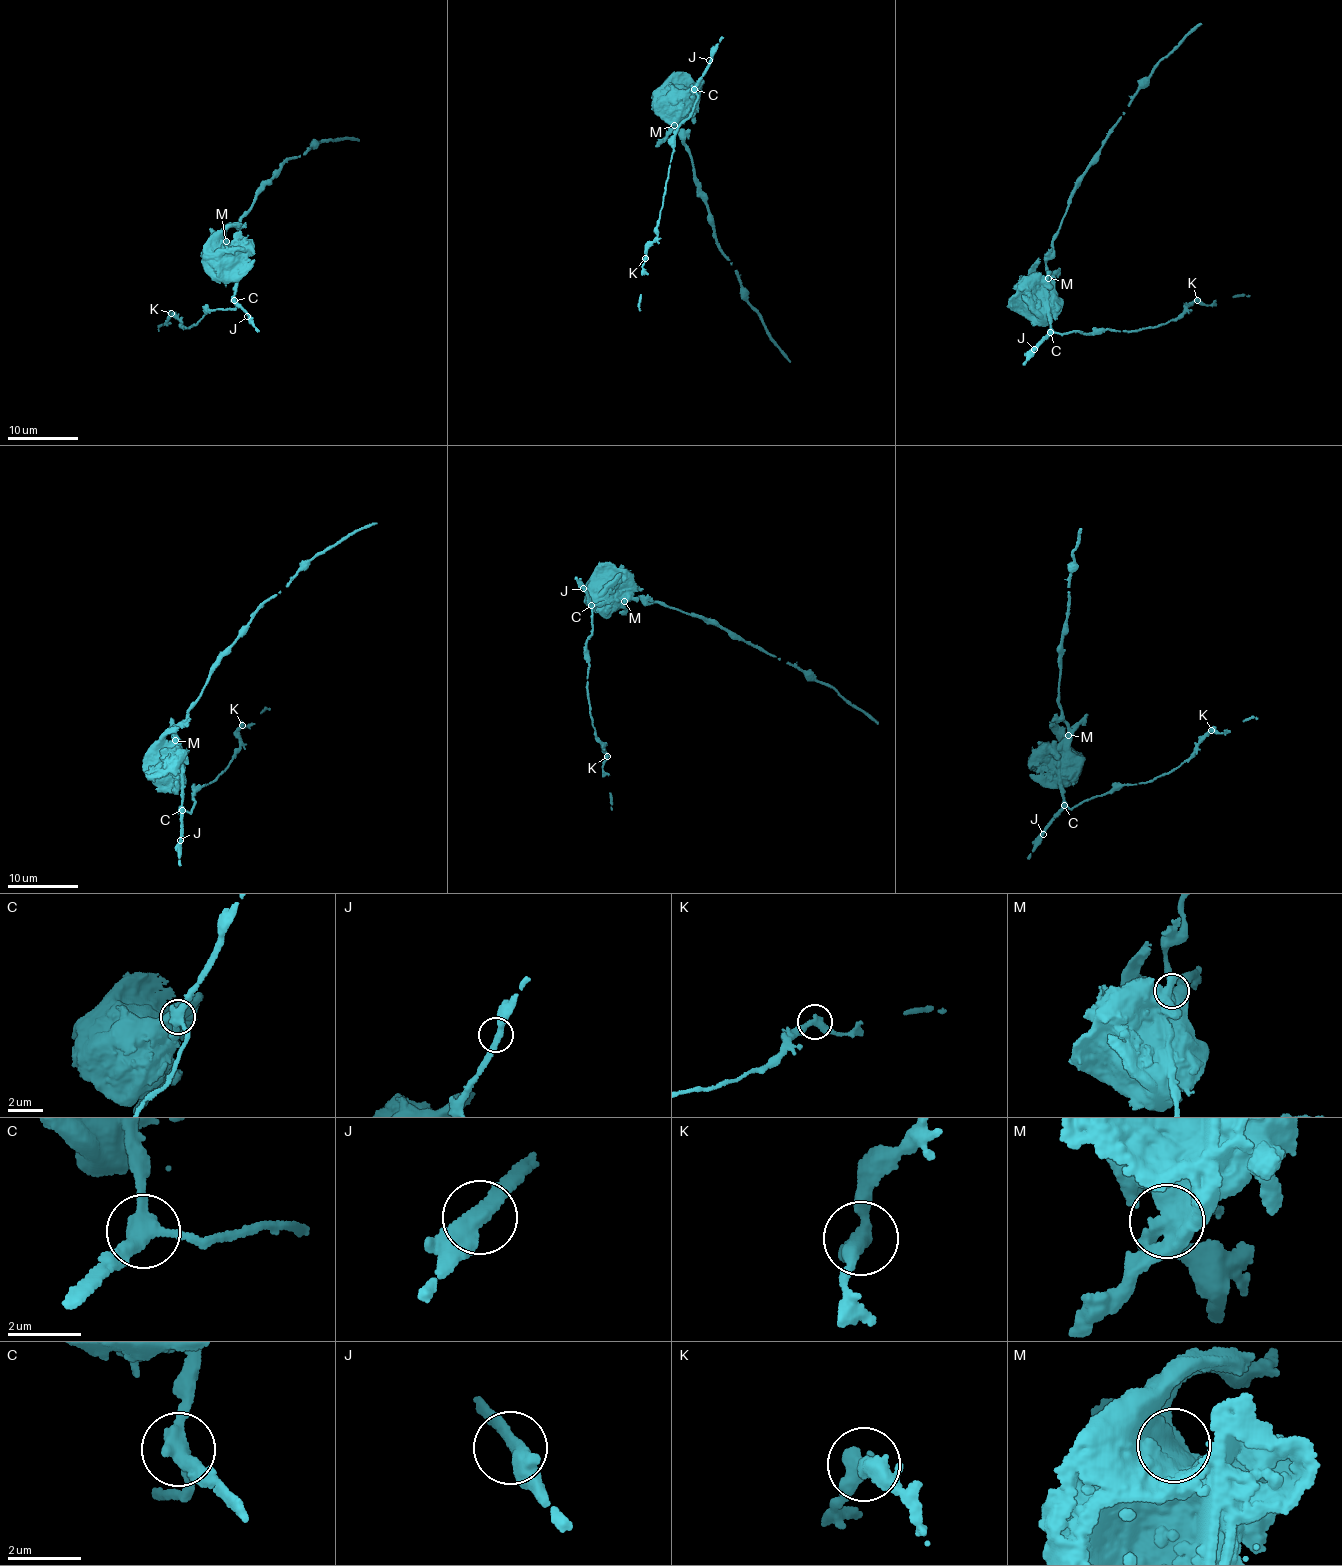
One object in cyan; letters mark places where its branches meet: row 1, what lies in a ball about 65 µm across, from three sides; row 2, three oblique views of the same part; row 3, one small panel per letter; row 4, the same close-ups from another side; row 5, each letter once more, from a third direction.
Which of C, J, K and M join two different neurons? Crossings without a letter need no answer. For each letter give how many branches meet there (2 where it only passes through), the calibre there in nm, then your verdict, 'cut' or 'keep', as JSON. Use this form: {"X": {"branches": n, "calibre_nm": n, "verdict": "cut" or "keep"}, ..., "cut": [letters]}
{"C": {"branches": 3, "calibre_nm": 400, "verdict": "keep"}, "J": {"branches": 2, "calibre_nm": 380, "verdict": "keep"}, "K": {"branches": 2, "calibre_nm": 440, "verdict": "keep"}, "M": {"branches": 2, "calibre_nm": 550, "verdict": "cut"}, "cut": ["M"]}

